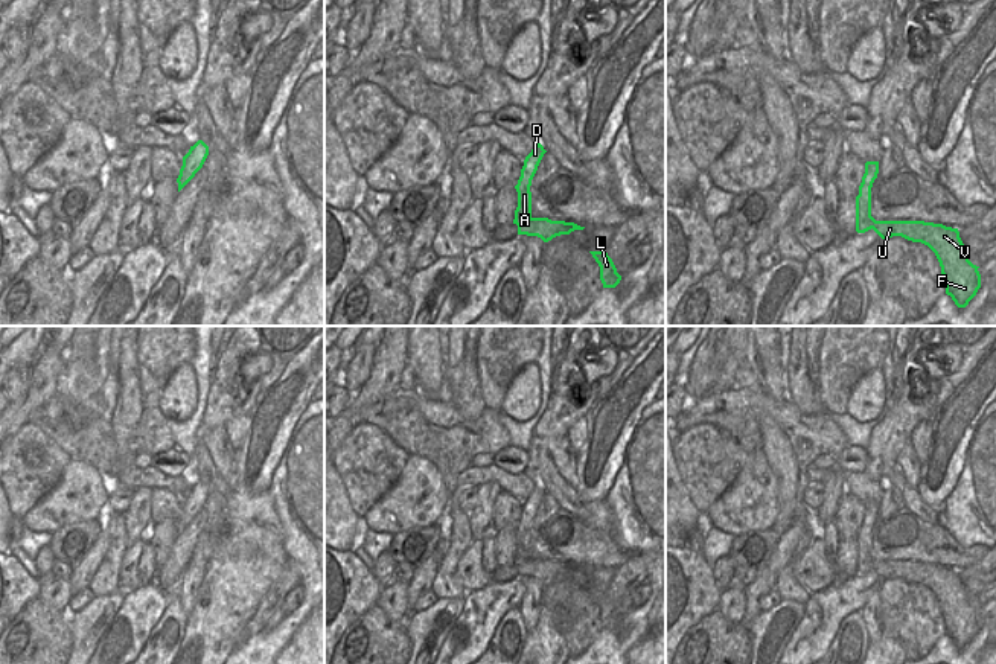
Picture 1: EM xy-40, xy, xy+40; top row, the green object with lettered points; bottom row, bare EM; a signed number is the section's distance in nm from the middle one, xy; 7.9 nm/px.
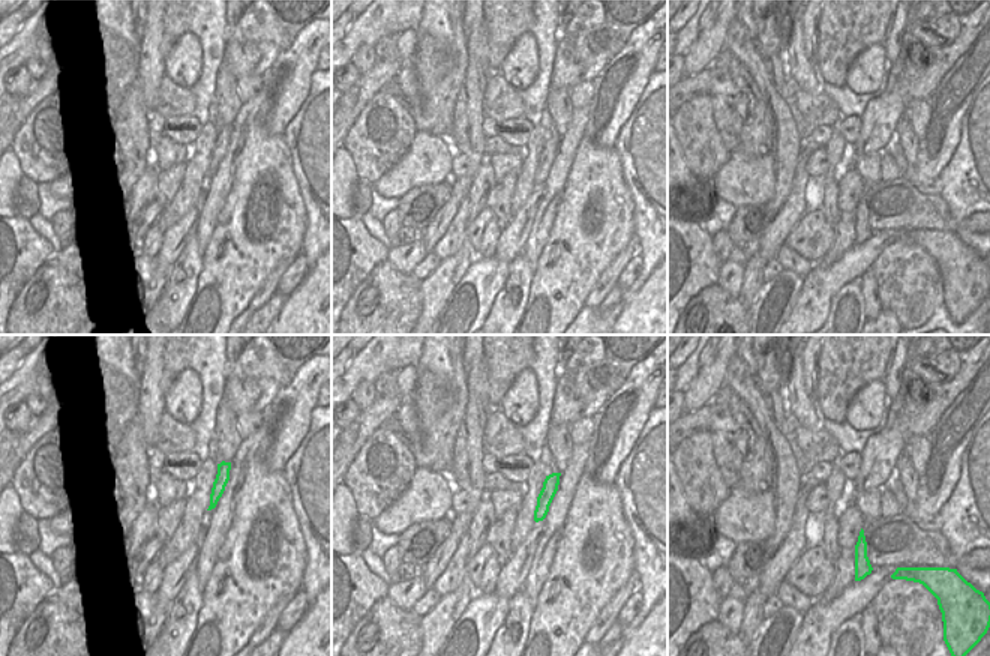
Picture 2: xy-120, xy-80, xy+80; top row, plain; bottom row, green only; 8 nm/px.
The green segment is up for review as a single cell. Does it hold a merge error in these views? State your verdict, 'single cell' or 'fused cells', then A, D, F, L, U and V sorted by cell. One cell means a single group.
fused cells; groups A D / F L U V

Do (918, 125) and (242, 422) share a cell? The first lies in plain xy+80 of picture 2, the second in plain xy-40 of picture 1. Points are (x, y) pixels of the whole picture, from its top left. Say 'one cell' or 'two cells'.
one cell

